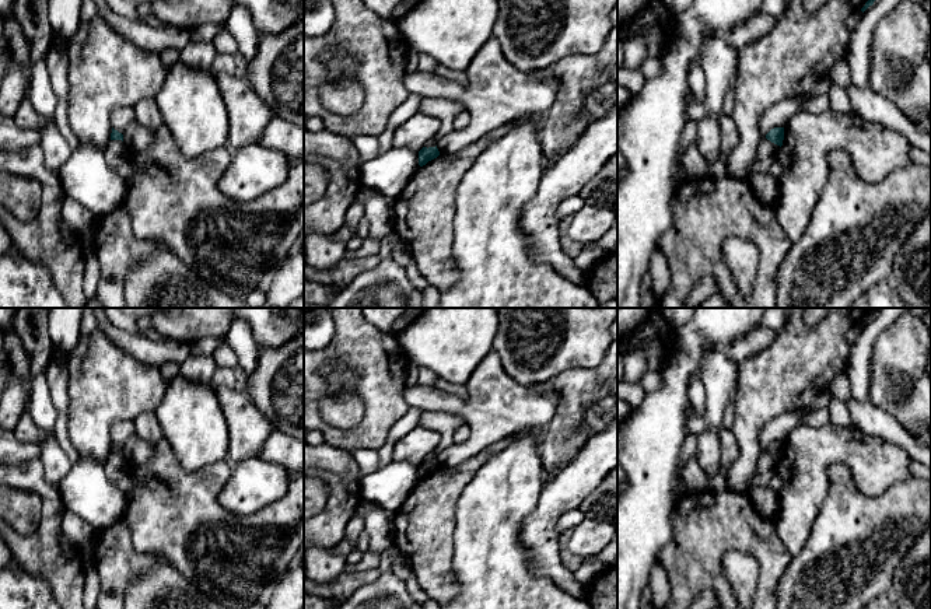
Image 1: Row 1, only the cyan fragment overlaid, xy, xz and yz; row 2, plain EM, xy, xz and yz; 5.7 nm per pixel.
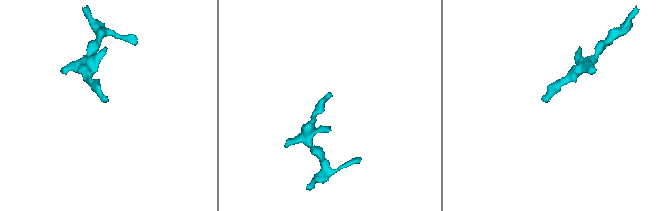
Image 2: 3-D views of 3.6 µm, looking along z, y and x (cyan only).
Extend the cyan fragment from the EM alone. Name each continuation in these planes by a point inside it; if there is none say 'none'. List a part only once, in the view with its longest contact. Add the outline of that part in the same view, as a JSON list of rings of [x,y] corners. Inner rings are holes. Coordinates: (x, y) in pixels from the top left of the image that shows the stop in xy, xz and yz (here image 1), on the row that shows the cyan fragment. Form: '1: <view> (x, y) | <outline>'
none

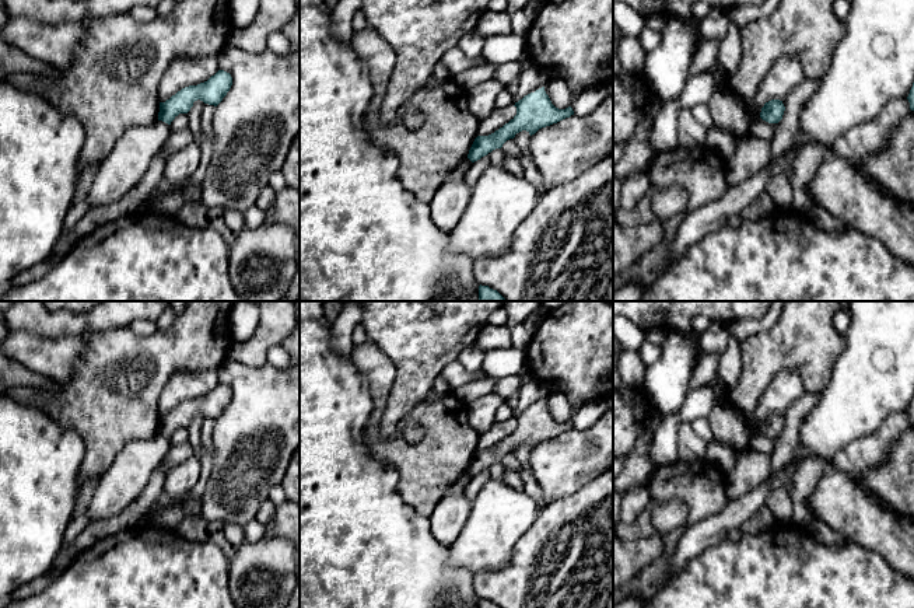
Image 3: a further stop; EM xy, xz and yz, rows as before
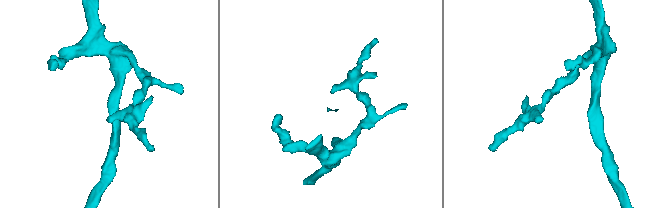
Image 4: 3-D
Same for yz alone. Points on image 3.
none

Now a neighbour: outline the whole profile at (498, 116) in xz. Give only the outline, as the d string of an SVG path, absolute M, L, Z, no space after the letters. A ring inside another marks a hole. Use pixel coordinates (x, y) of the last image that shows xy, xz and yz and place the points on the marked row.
M516 106L495 108L479 122L479 136L488 136L508 123L516 115Z

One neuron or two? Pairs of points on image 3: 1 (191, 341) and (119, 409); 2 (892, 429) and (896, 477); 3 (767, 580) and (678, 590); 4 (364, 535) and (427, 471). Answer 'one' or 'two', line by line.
1: one
2: two
3: one
4: two

